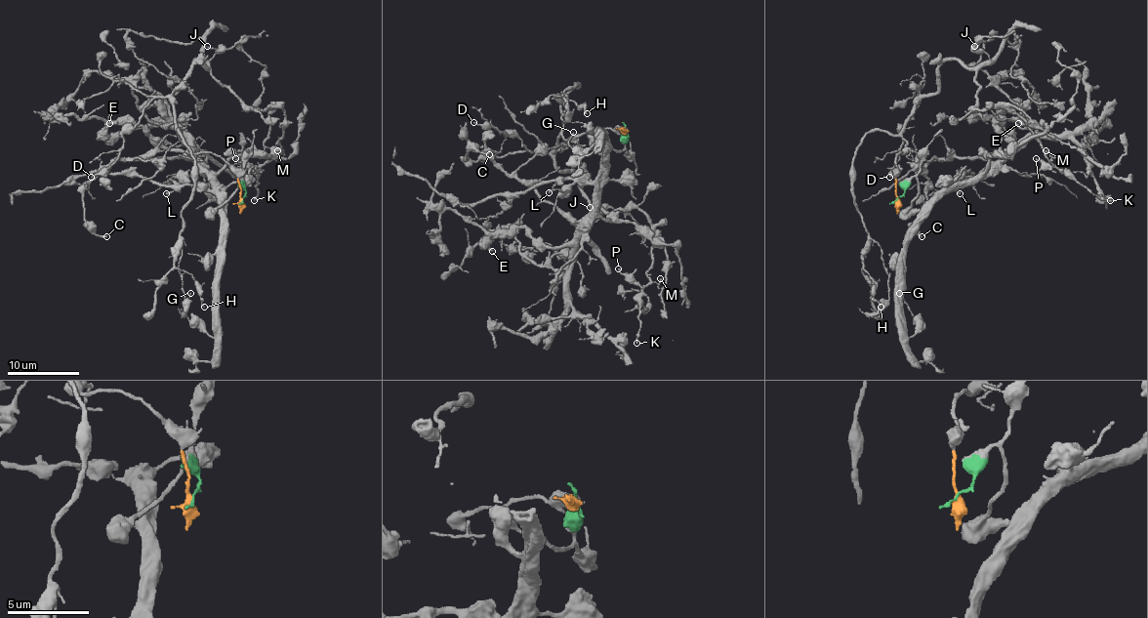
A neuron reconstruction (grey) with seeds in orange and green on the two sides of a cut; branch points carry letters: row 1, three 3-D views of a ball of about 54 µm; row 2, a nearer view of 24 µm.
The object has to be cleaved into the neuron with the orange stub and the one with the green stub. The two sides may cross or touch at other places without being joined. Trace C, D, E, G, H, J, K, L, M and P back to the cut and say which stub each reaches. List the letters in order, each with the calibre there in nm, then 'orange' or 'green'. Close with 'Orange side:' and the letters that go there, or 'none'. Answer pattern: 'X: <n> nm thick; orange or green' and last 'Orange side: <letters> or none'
C: 190 nm thick; green
D: 130 nm thick; orange
E: 260 nm thick; green
G: 100 nm thick; green
H: 140 nm thick; orange
J: 130 nm thick; orange
K: 140 nm thick; orange
L: 150 nm thick; green
M: 130 nm thick; orange
P: 130 nm thick; orange
Orange side: D, H, J, K, M, P

